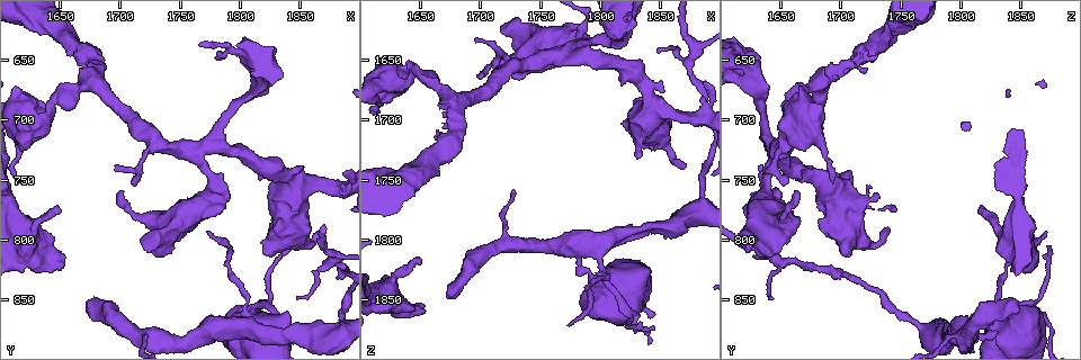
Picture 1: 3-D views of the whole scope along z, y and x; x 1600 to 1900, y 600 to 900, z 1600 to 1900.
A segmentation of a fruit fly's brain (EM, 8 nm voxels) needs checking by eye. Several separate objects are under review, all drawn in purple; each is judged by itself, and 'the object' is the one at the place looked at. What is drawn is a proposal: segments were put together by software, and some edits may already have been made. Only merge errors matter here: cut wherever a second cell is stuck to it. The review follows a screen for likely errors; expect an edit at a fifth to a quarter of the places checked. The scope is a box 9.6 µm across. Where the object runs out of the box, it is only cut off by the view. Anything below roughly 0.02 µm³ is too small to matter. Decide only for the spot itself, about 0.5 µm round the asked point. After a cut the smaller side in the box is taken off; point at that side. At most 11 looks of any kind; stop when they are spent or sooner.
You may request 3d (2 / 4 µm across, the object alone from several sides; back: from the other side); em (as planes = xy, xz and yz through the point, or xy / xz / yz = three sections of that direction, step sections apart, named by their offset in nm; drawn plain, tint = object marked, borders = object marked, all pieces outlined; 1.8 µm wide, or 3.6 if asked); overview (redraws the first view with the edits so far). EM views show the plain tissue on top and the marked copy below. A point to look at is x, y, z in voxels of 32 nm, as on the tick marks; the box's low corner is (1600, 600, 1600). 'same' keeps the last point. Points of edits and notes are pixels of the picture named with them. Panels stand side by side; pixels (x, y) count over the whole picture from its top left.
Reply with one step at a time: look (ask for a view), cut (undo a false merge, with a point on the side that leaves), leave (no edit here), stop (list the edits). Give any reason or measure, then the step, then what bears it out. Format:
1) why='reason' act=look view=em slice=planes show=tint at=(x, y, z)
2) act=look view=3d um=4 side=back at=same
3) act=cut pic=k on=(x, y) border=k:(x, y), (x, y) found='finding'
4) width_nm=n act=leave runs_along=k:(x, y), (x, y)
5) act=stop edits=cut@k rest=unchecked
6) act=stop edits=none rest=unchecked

why='thin neck' act=look view=em slice=planes show=tint at=(1628, 708, 1658)

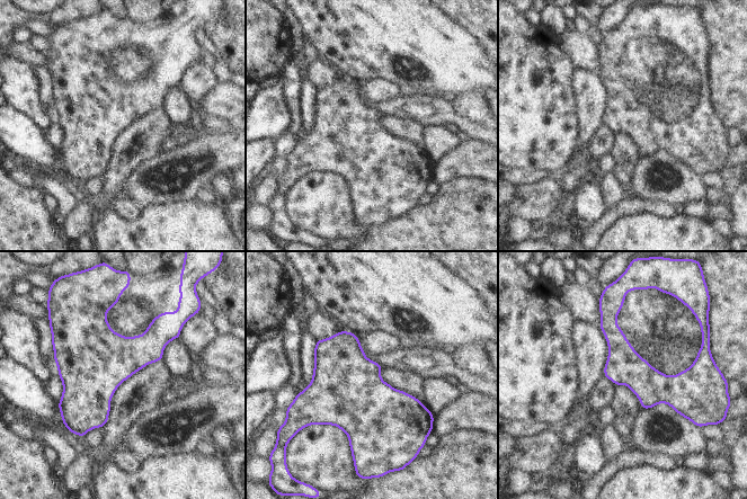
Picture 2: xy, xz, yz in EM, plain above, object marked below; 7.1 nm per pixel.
width_nm=260 act=leave runs_along=2:(604, 313), (652, 382), (692, 372) found='continuous, no second cell'

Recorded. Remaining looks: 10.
why='sharp bend' act=look view=em slice=planes show=tint at=(1716, 738, 1642)

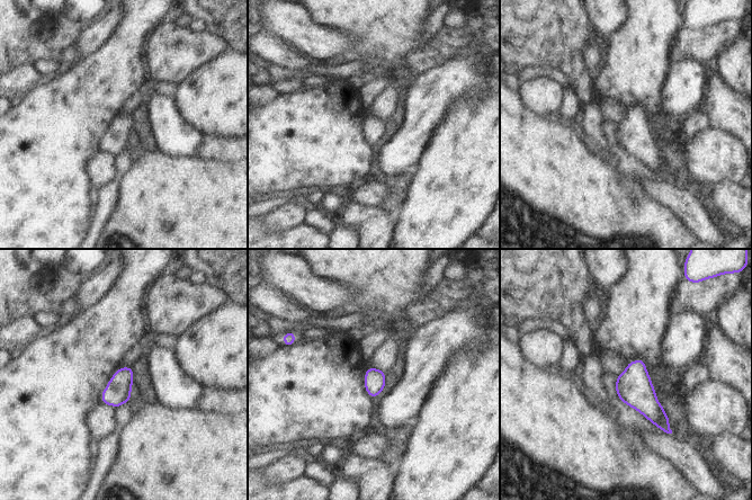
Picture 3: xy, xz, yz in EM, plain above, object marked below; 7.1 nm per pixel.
act=leave found='one cell here'

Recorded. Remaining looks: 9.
why='thick turns thin' act=look view=3d um=4 at=(1846, 798, 1710)

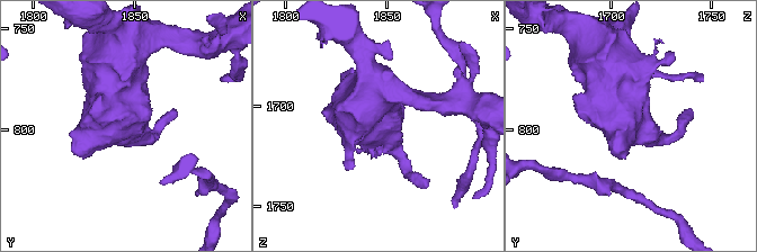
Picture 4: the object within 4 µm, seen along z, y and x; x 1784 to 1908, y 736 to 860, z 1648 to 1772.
act=look view=em slice=planes show=borders at=(1849, 797, 1712)

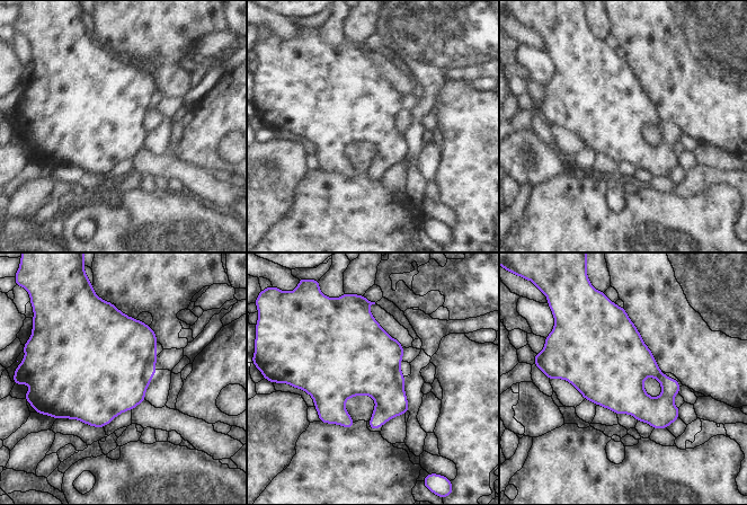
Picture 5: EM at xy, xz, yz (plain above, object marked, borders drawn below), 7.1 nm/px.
act=leave found='all the same cell'

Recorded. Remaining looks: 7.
act=look view=em slice=planes show=borders at=(1878, 816, 1642)

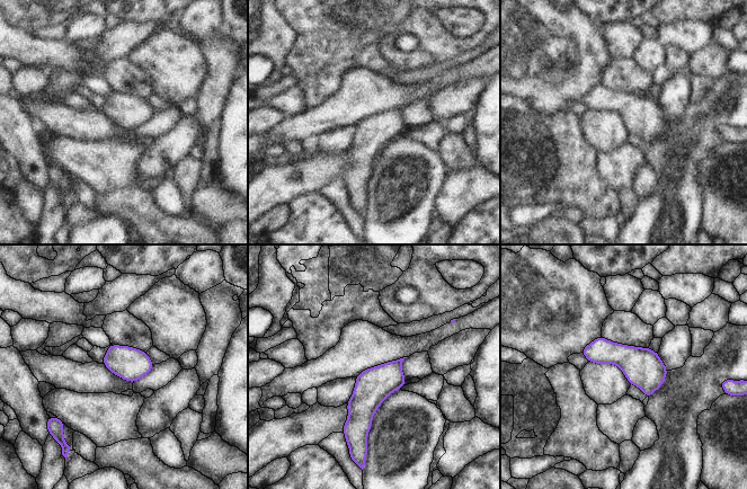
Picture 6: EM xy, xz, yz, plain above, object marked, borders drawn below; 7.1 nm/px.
width_nm=240 act=leave found='continuous, no second cell'

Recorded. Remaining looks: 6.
act=stop edits=none rest=unchecked

